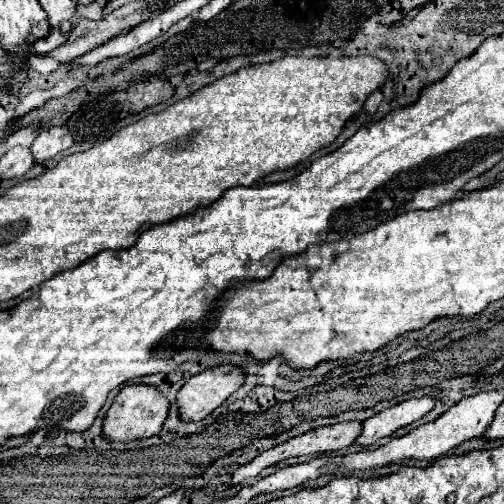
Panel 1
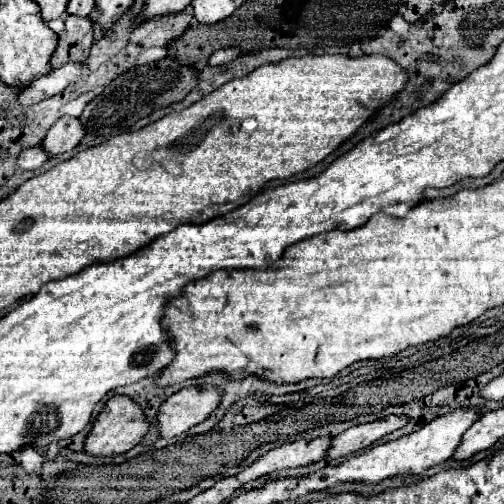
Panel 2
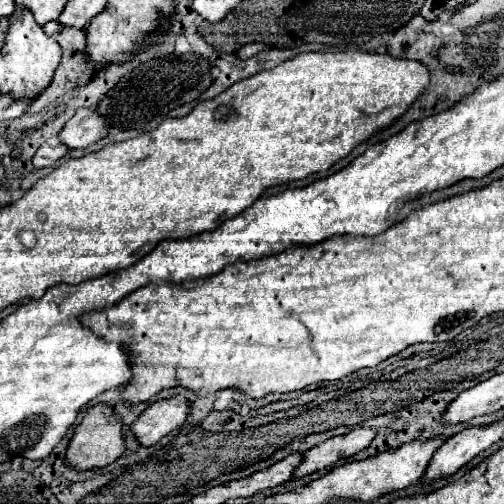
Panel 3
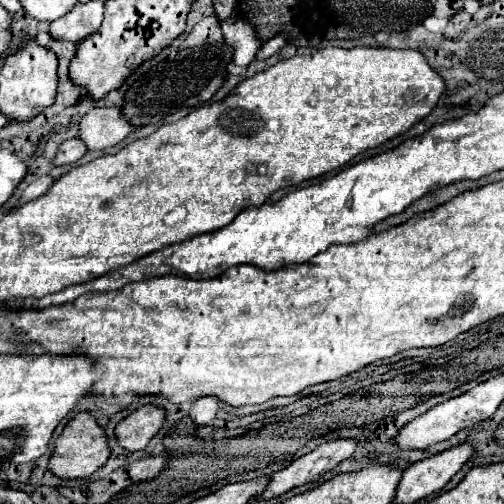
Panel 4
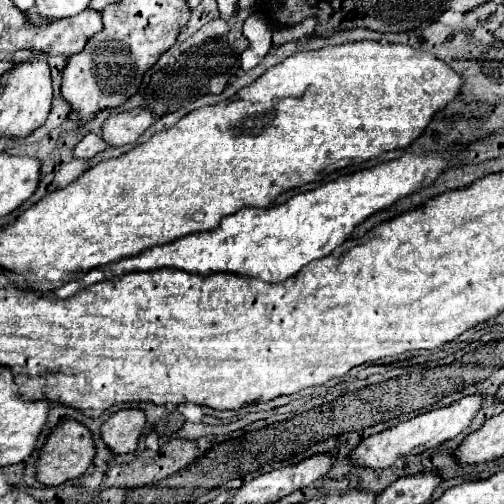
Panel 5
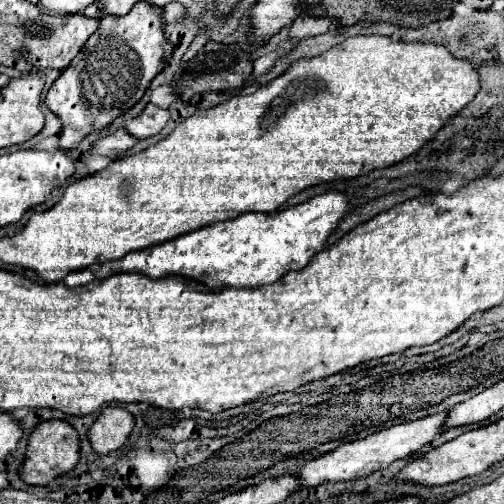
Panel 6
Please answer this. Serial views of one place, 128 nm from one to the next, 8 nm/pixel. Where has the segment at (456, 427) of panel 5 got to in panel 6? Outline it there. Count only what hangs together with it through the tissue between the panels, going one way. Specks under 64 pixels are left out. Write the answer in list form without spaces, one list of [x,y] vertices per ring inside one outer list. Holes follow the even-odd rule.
[[[438,412],[414,422],[404,422],[402,426],[394,426],[394,430],[380,430],[372,436],[366,436],[362,440],[354,440],[354,442],[346,442],[342,446],[338,446],[336,450],[320,456],[318,460],[306,464],[298,476],[300,476],[300,488],[310,488],[310,486],[318,486],[322,482],[340,482],[340,480],[356,480],[356,478],[364,478],[376,470],[384,470],[390,464],[394,464],[396,460],[408,458],[412,456],[412,452],[418,452],[420,448],[424,448],[428,442],[432,442],[436,436],[444,434],[444,420],[448,418],[448,412]]]

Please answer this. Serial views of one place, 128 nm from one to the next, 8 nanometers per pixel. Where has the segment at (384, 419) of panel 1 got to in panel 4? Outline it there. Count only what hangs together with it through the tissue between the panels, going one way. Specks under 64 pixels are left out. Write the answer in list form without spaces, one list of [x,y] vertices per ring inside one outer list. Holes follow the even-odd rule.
[[[336,438],[320,444],[312,452],[296,458],[288,468],[272,474],[272,482],[258,498],[274,498],[296,486],[318,480],[324,472],[330,472],[336,464],[350,458],[356,450],[354,438]]]

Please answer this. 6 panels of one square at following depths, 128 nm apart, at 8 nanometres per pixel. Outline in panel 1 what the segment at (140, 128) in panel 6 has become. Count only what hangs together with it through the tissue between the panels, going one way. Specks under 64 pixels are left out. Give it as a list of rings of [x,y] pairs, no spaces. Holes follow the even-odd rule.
[[[56,126],[50,130],[42,130],[36,140],[32,142],[30,150],[34,156],[36,164],[44,164],[46,160],[54,158],[56,154],[64,152],[66,148],[72,146],[72,136],[66,126]]]

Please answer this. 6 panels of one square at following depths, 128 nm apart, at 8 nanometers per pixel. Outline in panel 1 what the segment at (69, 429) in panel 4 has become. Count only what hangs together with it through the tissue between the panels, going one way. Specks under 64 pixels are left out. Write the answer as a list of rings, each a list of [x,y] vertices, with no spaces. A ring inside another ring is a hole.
[[[130,384],[130,386],[120,390],[114,404],[110,406],[110,410],[104,418],[104,424],[102,424],[102,434],[108,440],[116,440],[116,442],[130,442],[136,438],[156,436],[168,418],[168,408],[170,408],[168,398],[156,386],[152,386],[152,384]]]

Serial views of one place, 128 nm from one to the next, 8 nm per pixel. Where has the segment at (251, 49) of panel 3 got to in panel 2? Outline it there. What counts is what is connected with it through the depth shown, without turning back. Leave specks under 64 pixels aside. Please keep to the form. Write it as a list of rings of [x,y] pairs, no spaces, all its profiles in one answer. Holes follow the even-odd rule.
[[[220,50],[220,52],[214,52],[214,54],[208,58],[208,66],[218,66],[218,64],[232,62],[238,54],[240,54],[238,50]]]

